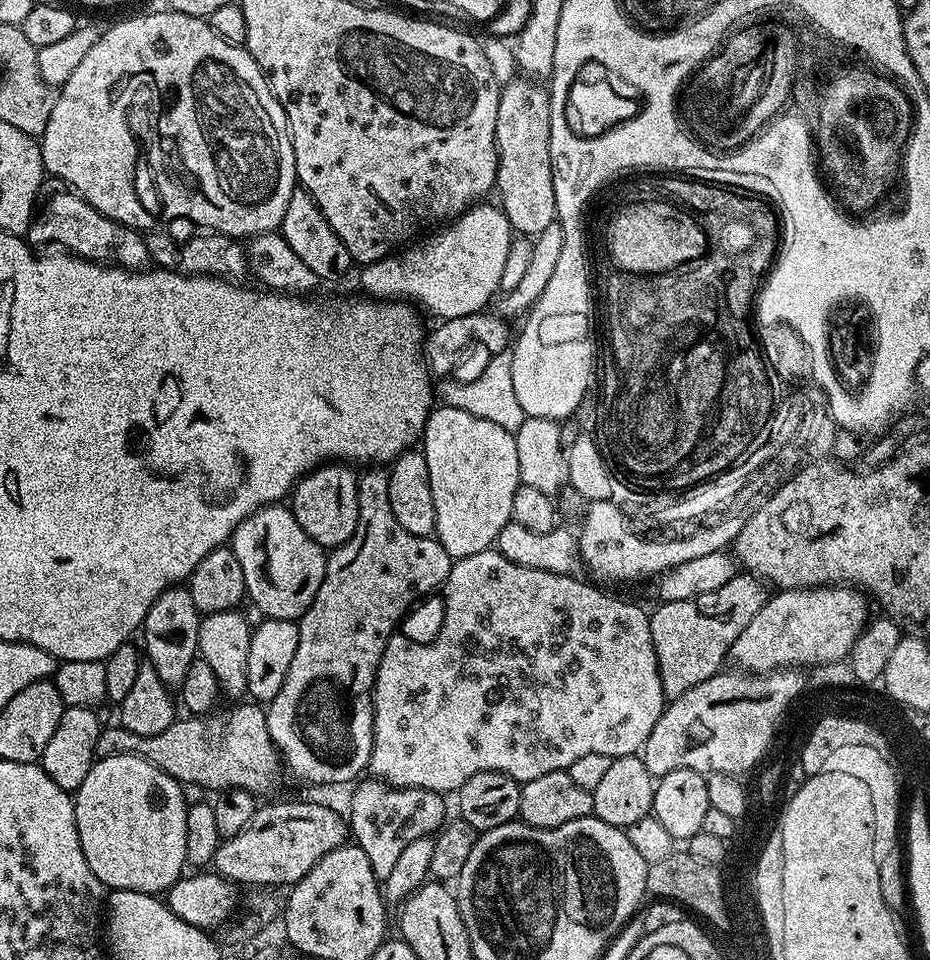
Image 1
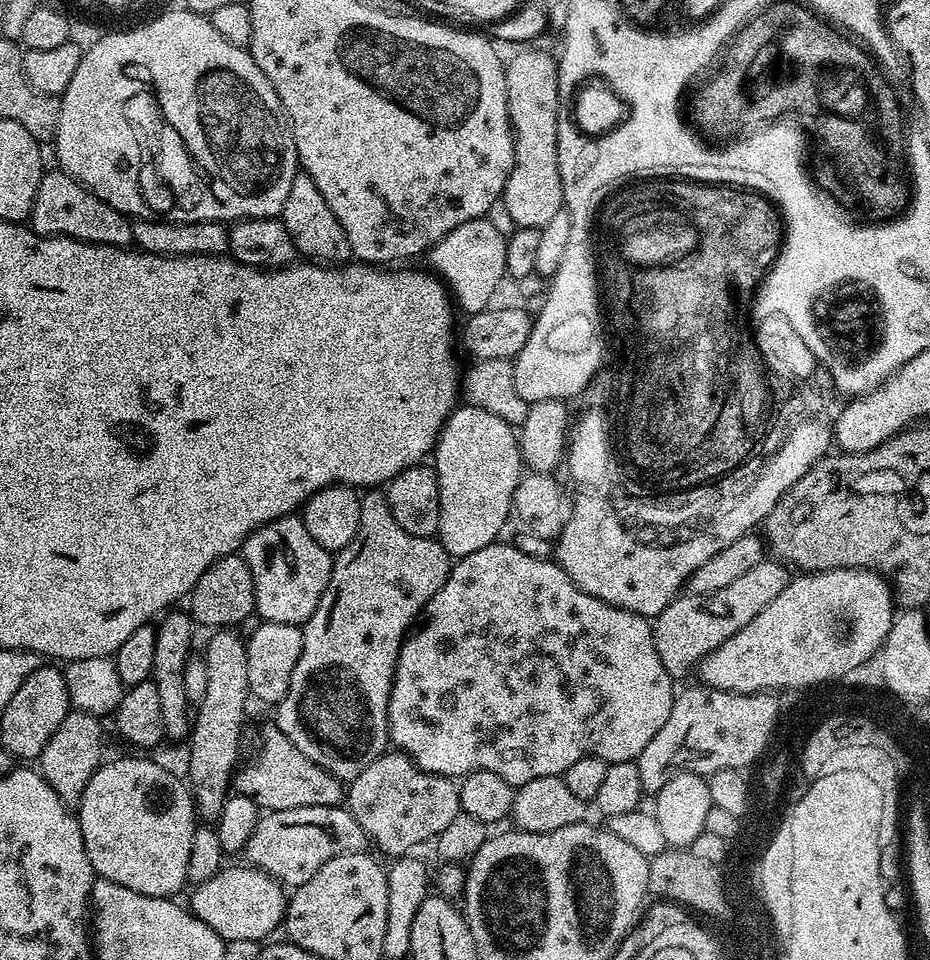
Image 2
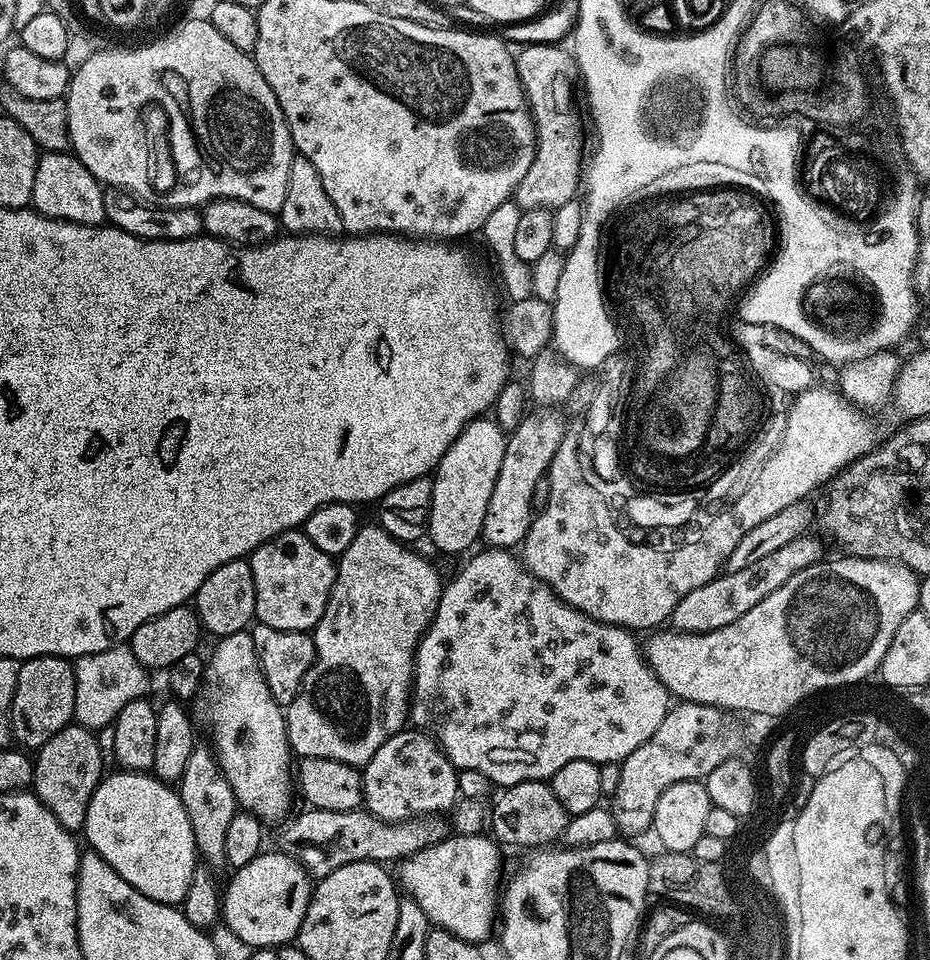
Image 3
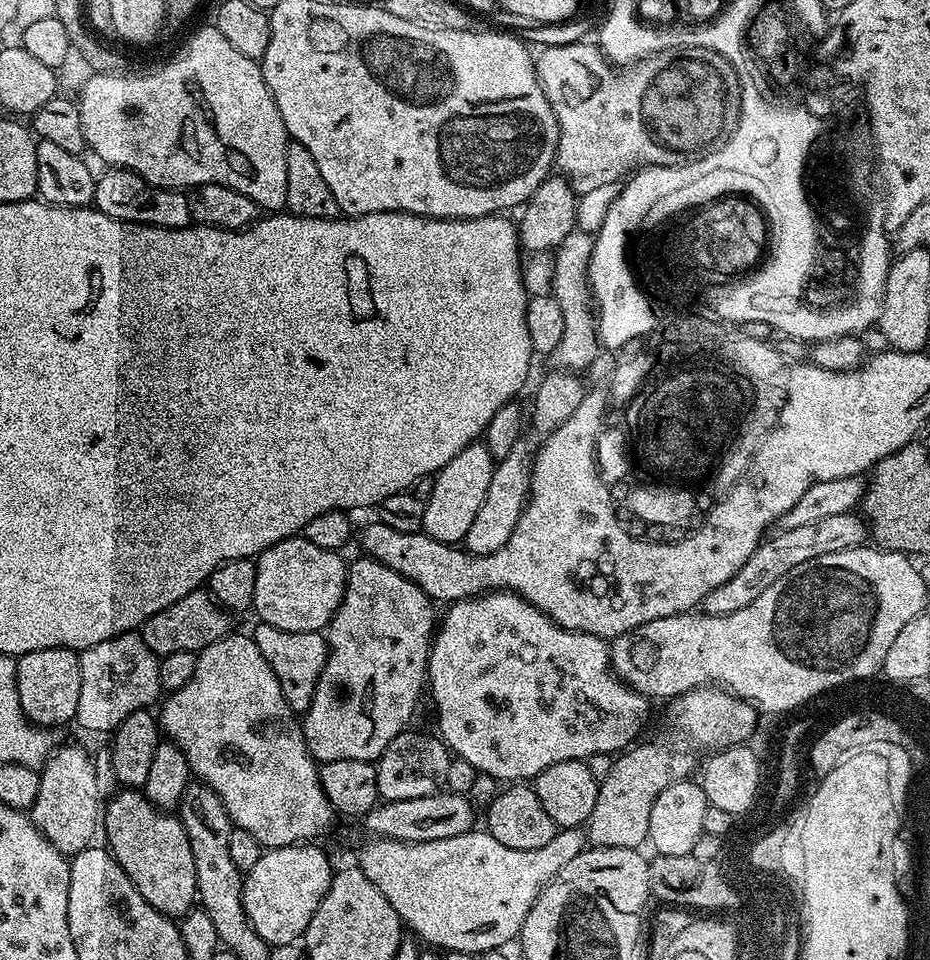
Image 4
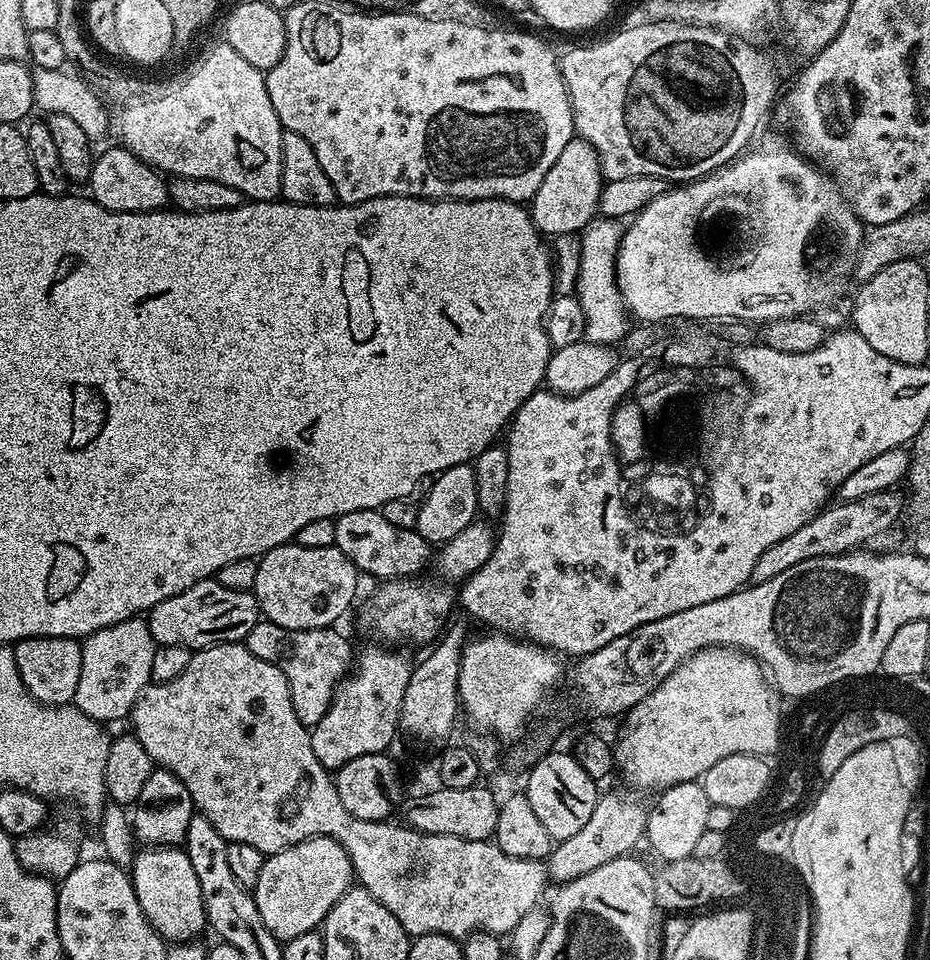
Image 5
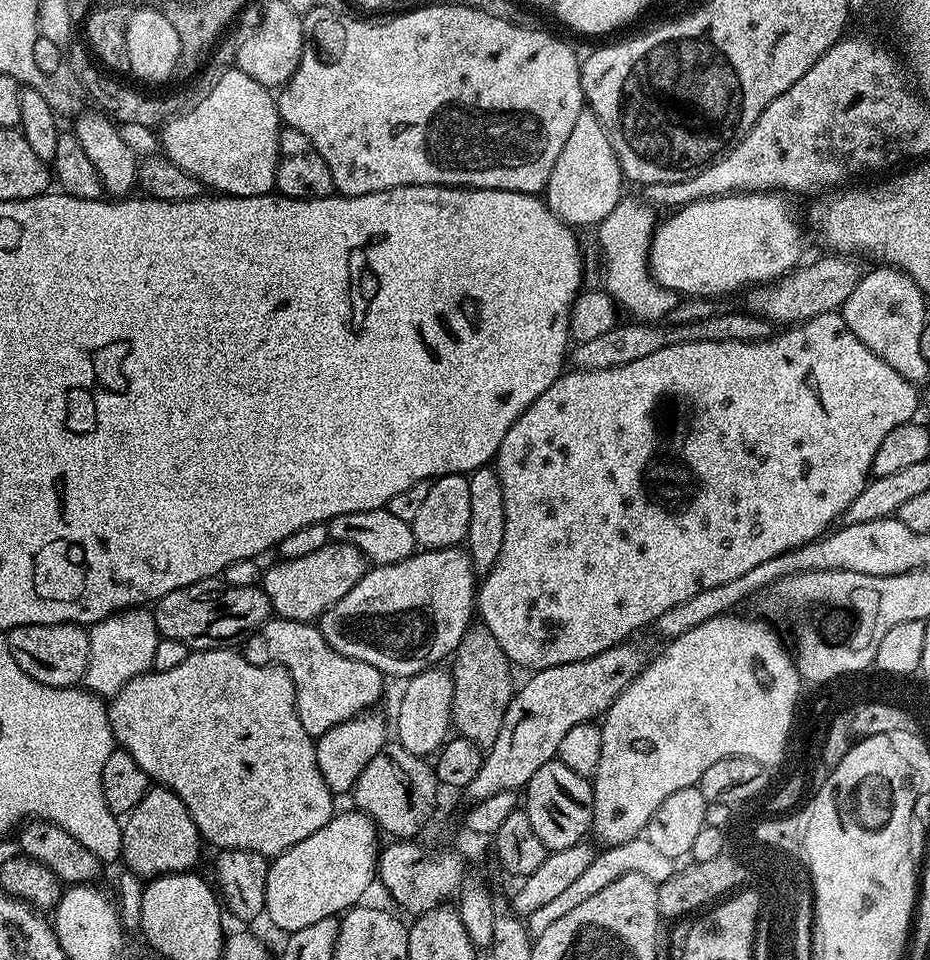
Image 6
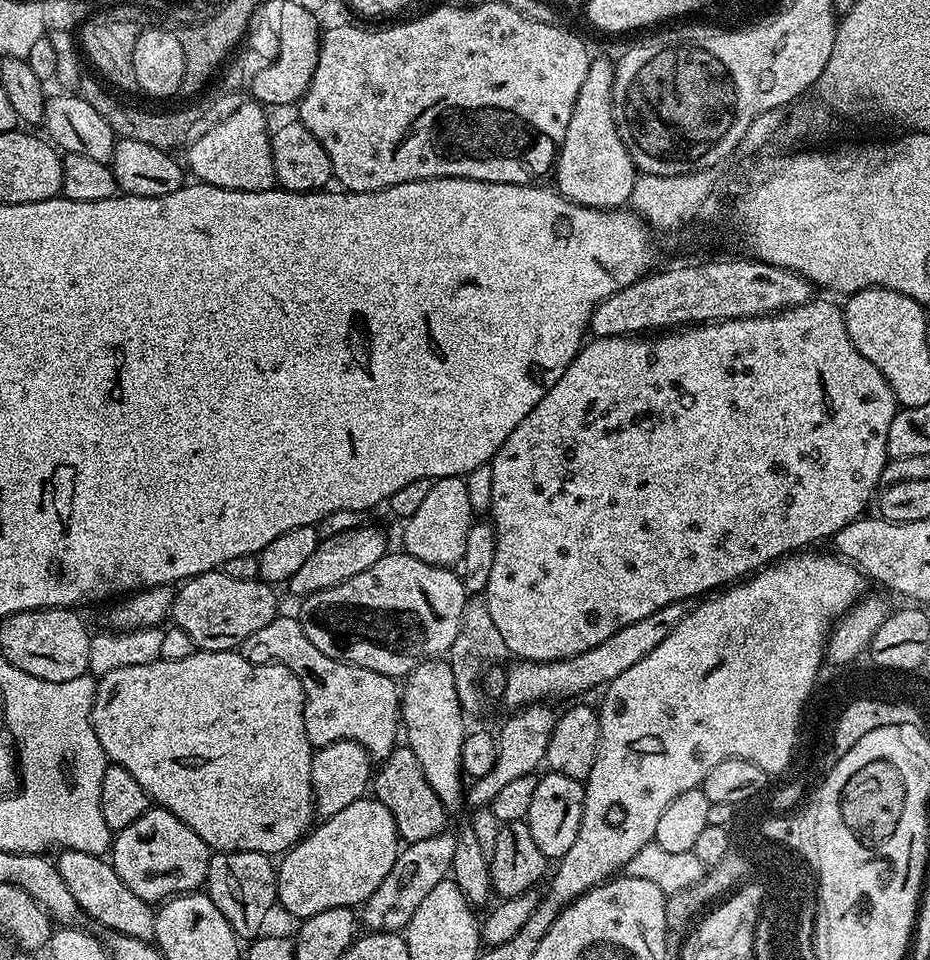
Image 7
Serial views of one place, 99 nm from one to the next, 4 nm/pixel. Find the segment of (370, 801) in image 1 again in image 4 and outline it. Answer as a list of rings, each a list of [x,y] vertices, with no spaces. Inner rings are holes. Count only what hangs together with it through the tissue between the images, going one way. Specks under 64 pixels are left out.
[[[405,730],[397,734],[379,760],[375,761],[381,801],[406,802],[406,798],[426,798],[446,785],[446,774],[453,759],[448,745],[439,735],[412,731]]]

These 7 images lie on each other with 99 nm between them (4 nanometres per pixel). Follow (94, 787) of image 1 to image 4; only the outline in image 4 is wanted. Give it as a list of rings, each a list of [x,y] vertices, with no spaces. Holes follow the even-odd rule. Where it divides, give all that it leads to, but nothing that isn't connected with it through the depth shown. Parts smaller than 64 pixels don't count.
[[[120,790],[120,793],[118,793],[109,804],[107,801],[106,807],[103,809],[102,832],[103,835],[104,832],[108,835],[108,841],[106,841],[106,844],[112,855],[116,857],[117,862],[122,866],[122,870],[126,870],[130,882],[134,882],[138,894],[142,894],[142,898],[146,898],[146,902],[150,902],[150,906],[154,906],[154,910],[158,910],[164,916],[170,916],[173,918],[183,917],[185,912],[192,911],[198,900],[196,895],[196,875],[194,874],[194,854],[190,854],[190,838],[186,838],[186,830],[182,826],[179,815],[169,814],[167,811],[155,808],[155,806],[149,802],[148,797],[144,795],[143,791]]]

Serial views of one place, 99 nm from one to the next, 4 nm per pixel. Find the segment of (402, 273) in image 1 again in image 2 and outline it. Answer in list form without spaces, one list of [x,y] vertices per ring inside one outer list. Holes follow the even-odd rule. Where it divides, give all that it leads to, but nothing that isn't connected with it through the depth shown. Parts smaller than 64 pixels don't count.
[[[485,218],[483,220],[471,220],[470,222],[466,222],[462,226],[458,226],[458,230],[450,230],[450,234],[446,234],[446,238],[439,240],[435,246],[433,246],[433,248],[429,248],[426,253],[426,261],[428,260],[429,264],[427,264],[427,267],[444,281],[453,301],[455,301],[455,303],[458,305],[459,311],[461,308],[461,310],[464,311],[464,314],[483,312],[485,308],[489,307],[489,305],[493,303],[492,295],[495,294],[496,287],[498,287],[500,284],[500,279],[505,279],[506,276],[504,267],[506,266],[506,246],[508,245],[508,241],[505,233],[500,233],[490,221],[491,219]]]

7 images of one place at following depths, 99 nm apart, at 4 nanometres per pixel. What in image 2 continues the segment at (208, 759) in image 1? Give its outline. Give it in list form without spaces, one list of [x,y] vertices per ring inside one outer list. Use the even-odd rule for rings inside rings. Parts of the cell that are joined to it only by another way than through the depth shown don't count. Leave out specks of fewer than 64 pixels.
[[[274,722],[260,732],[260,749],[248,765],[241,767],[234,776],[234,788],[239,795],[250,796],[261,809],[277,812],[294,810],[302,806],[337,807],[345,799],[345,785],[337,776],[332,776],[322,766],[310,762],[286,734]]]

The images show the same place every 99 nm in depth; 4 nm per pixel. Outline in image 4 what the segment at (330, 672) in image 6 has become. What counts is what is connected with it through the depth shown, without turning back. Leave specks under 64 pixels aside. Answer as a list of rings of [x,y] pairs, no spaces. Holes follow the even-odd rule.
[[[257,623],[256,629],[250,632],[258,650],[262,650],[262,658],[270,662],[270,670],[278,678],[278,686],[282,686],[282,694],[292,711],[303,714],[308,711],[314,698],[314,690],[328,657],[328,641],[323,631],[318,632],[283,632],[269,624]]]

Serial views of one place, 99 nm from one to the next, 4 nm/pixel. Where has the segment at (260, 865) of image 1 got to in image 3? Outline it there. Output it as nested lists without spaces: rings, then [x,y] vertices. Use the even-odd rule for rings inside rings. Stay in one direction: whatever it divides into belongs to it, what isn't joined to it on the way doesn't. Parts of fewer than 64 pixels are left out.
[[[318,808],[304,810],[301,816],[295,816],[293,815],[283,825],[285,828],[280,832],[278,848],[285,855],[293,856],[313,878],[330,874],[334,870],[338,870],[338,866],[346,866],[350,862],[406,860],[415,852],[421,852],[422,849],[437,844],[450,832],[449,821],[440,814],[400,820],[397,824],[379,820],[377,816],[370,814],[367,810],[331,812]]]

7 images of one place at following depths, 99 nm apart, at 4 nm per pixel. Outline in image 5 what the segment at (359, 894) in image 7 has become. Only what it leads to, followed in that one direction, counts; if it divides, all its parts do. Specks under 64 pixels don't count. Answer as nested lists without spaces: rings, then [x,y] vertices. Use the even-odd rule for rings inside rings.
[[[315,836],[265,859],[254,889],[258,914],[276,940],[287,942],[298,934],[317,931],[334,902],[353,884],[352,863],[343,846],[332,836]]]

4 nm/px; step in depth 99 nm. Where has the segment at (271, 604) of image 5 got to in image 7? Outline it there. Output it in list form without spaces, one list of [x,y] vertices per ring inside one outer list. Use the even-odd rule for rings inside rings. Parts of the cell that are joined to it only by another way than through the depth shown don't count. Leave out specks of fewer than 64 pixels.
[[[367,524],[323,537],[314,554],[310,554],[310,559],[294,573],[294,578],[288,580],[287,591],[292,591],[296,598],[303,598],[311,592],[338,586],[346,582],[346,578],[354,578],[354,574],[362,574],[362,570],[370,570],[370,566],[374,566],[374,562],[378,562],[378,558],[382,558],[389,551],[390,545],[382,529]]]

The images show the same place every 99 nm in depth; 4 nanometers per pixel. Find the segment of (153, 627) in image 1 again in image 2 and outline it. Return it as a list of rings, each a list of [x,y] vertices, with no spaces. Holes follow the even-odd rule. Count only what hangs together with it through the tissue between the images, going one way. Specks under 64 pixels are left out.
[[[172,610],[161,615],[155,625],[156,641],[154,642],[153,668],[150,677],[158,690],[158,706],[162,706],[162,726],[164,735],[169,741],[171,739],[182,739],[183,741],[190,732],[190,702],[186,698],[184,671],[190,659],[188,647],[192,644],[194,621],[187,611],[176,611],[180,610]]]

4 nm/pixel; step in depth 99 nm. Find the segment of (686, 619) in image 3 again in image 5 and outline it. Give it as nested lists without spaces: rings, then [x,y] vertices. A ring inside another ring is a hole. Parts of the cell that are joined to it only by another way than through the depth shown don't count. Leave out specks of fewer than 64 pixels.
[[[891,490],[878,494],[866,494],[866,498],[854,498],[843,502],[832,502],[821,508],[820,513],[806,526],[798,526],[794,534],[782,538],[782,542],[774,542],[762,558],[754,566],[751,583],[761,584],[774,574],[782,574],[782,570],[790,570],[790,566],[798,566],[798,562],[806,562],[806,558],[822,558],[837,556],[843,552],[853,552],[861,549],[875,536],[888,532],[896,524],[896,519],[904,512],[904,500],[899,491]],[[864,543],[864,544],[863,544]]]

